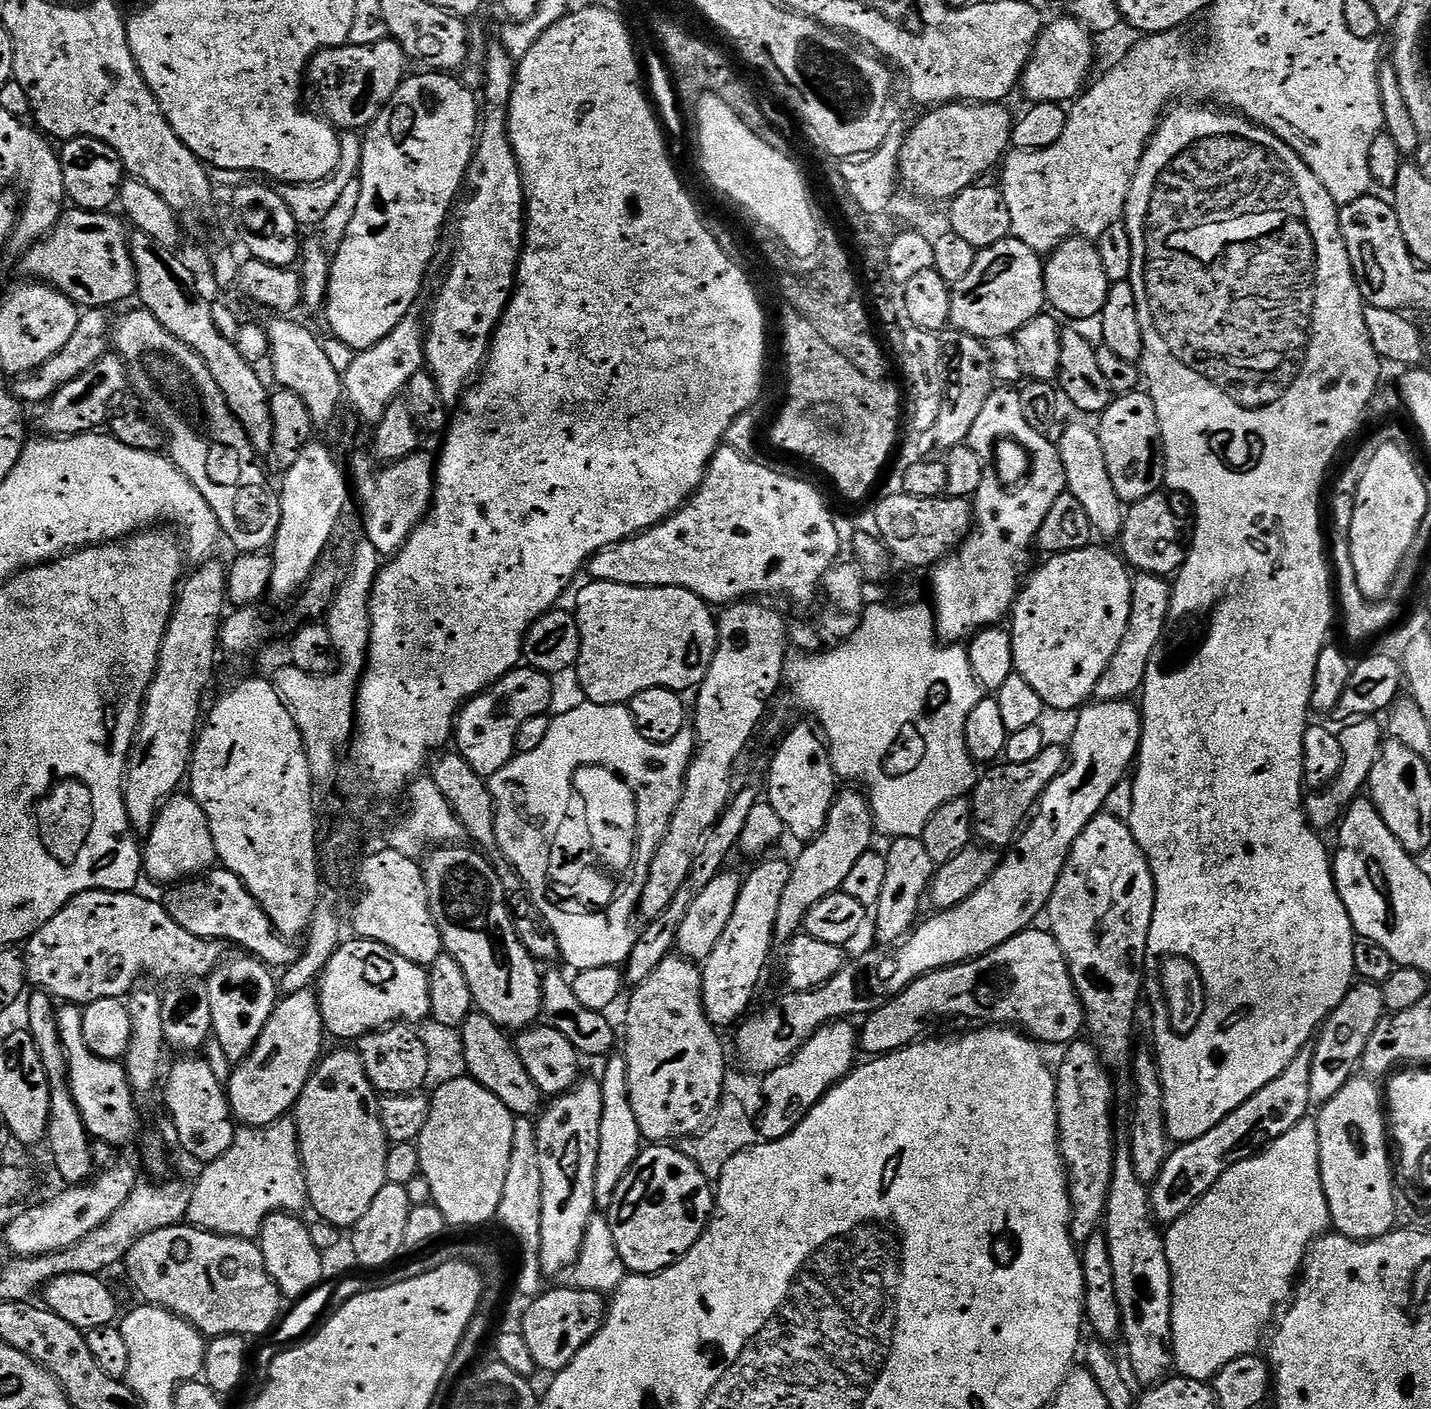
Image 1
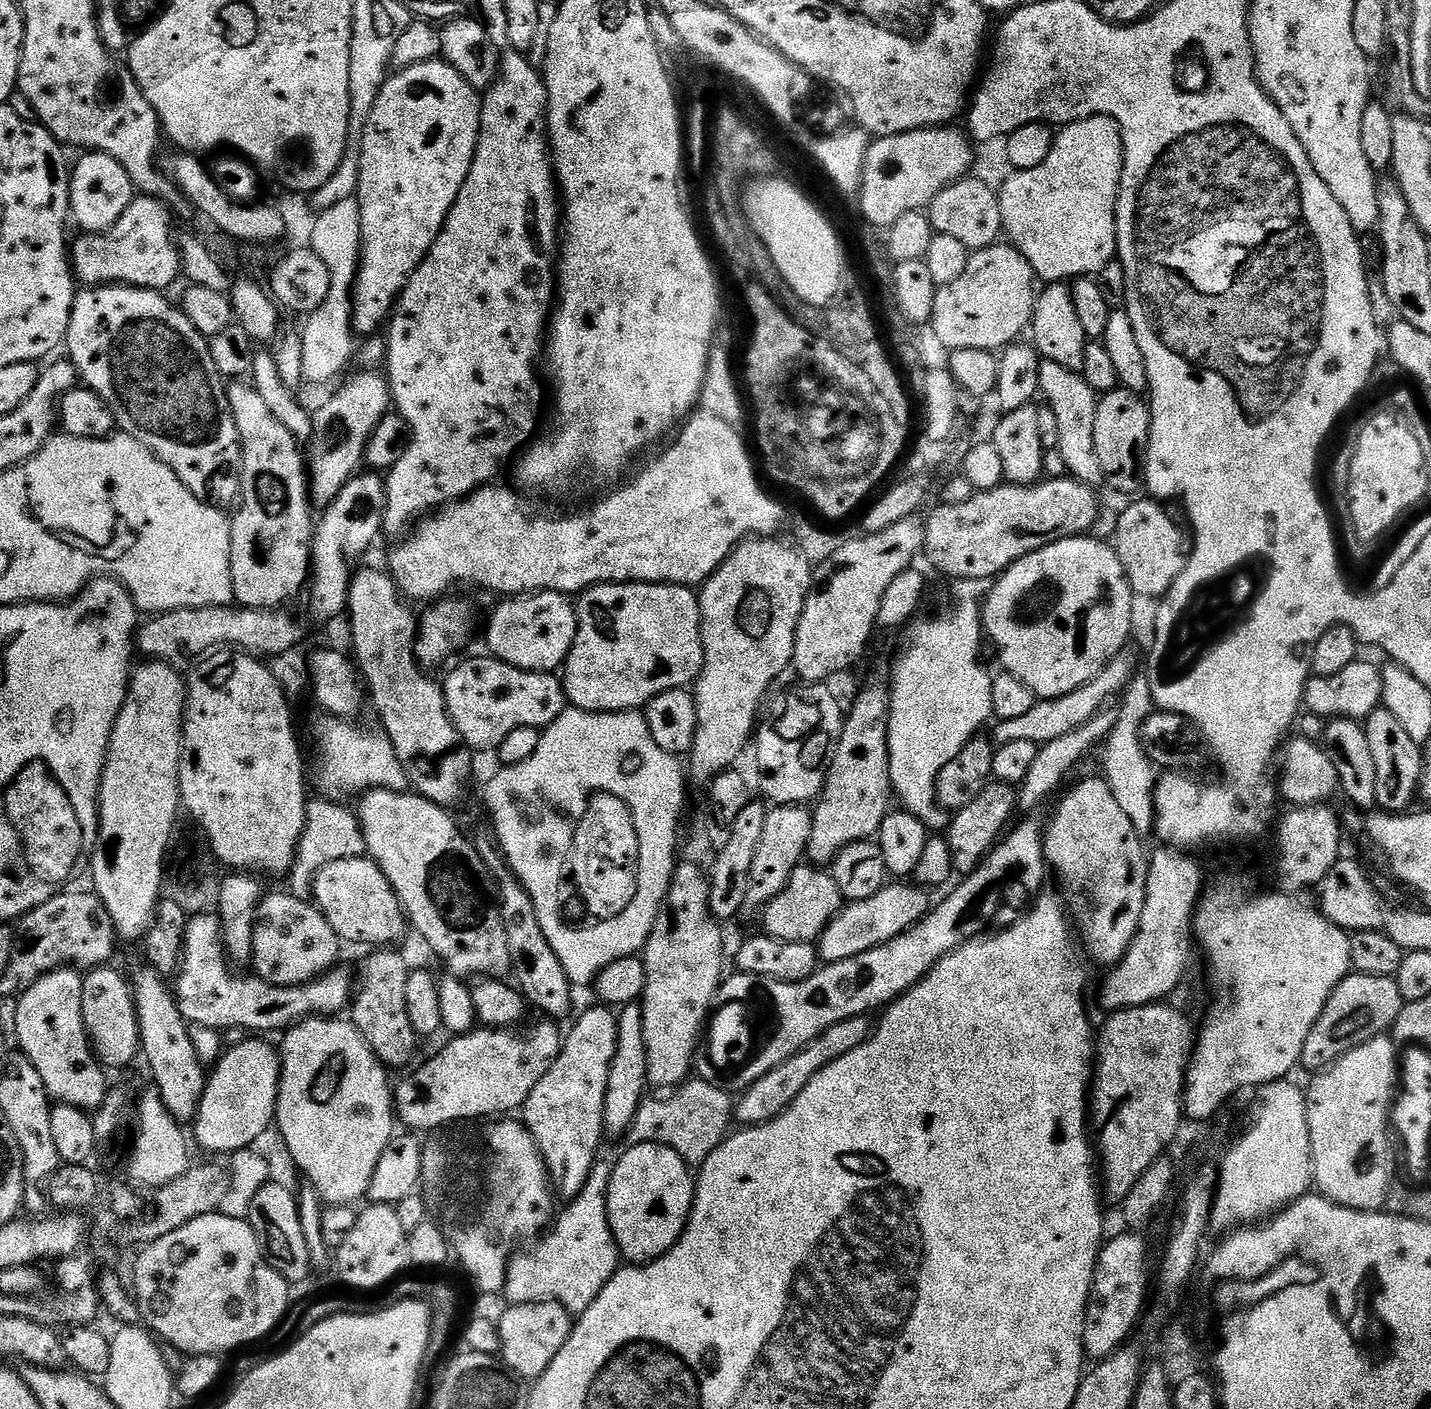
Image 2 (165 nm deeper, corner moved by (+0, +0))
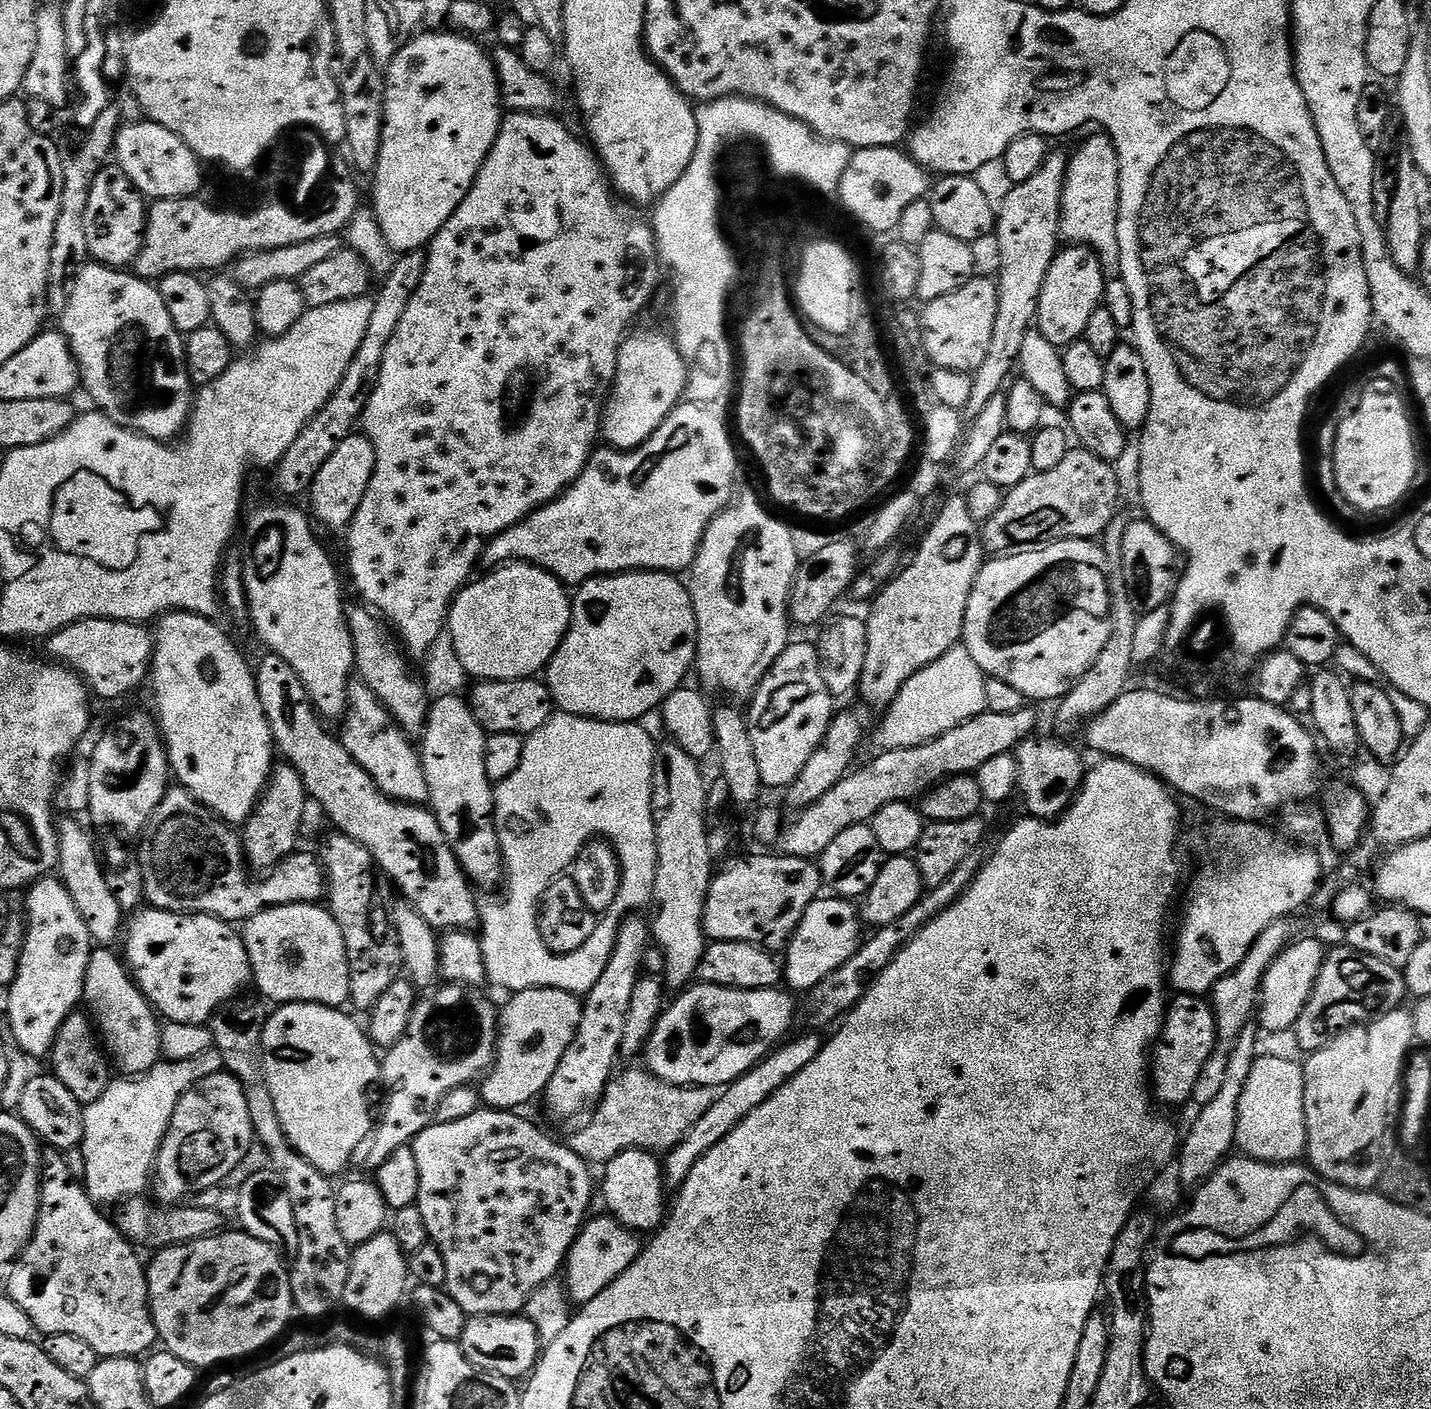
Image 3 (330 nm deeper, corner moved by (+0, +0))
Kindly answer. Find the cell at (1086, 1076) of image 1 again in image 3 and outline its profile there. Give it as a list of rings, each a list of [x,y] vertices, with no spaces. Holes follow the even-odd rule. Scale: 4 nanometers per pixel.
[[[1183,994],[1175,997],[1177,1000],[1167,1005],[1166,1023],[1162,1035],[1155,1045],[1150,1056],[1150,1088],[1155,1099],[1161,1105],[1184,1104],[1192,1100],[1192,1091],[1195,1083],[1205,1075],[1204,1067],[1212,1060],[1212,1051],[1216,1049],[1216,1019],[1212,1013],[1212,1005],[1203,996],[1186,996]]]

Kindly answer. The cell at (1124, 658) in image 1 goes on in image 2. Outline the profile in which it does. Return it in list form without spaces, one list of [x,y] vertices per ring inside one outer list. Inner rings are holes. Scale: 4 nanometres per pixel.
[[[1128,654],[1115,656],[1103,670],[1096,675],[1093,680],[1086,682],[1078,690],[1074,690],[1065,696],[1059,696],[1053,700],[1037,699],[1036,705],[1022,718],[1010,718],[1001,720],[995,726],[996,729],[990,733],[991,739],[997,745],[1006,742],[1034,742],[1035,744],[1049,744],[1054,742],[1054,738],[1062,738],[1062,734],[1070,734],[1070,730],[1078,730],[1082,722],[1088,722],[1096,712],[1109,703],[1108,700],[1119,697],[1124,691],[1124,687],[1131,682],[1134,673],[1137,671],[1136,664],[1128,657]]]

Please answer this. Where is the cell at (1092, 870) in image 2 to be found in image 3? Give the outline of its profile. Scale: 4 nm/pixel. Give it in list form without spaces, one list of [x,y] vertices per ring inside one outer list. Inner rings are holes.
[[[1033,734],[1017,745],[1014,753],[1018,766],[1018,792],[1024,795],[1024,804],[1028,807],[1027,815],[1037,820],[1056,820],[1080,793],[1086,775],[1086,763],[1071,748],[1071,743],[1060,738],[1047,740],[1044,736]]]

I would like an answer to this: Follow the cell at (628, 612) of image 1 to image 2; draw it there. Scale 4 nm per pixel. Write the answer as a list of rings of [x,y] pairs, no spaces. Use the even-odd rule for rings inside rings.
[[[598,584],[579,597],[576,609],[576,637],[568,659],[562,665],[562,683],[567,703],[587,712],[635,712],[658,694],[695,685],[704,669],[704,647],[700,633],[700,601],[691,587],[683,584]]]

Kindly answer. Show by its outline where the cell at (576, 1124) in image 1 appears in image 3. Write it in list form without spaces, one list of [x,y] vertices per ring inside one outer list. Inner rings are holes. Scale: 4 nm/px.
[[[633,914],[624,921],[620,937],[616,939],[614,954],[610,962],[606,962],[606,970],[602,970],[602,978],[598,978],[595,986],[583,997],[584,1009],[578,1034],[574,1034],[570,1050],[562,1054],[562,1062],[558,1062],[554,1078],[550,1078],[548,1087],[544,1089],[543,1103],[548,1103],[549,1110],[560,1120],[568,1120],[579,1112],[587,1113],[604,1095],[609,1080],[617,1071],[616,1056],[621,1055],[626,1010],[630,1010],[630,997],[634,995],[634,986],[642,975],[642,954],[650,944],[650,924],[642,917]]]

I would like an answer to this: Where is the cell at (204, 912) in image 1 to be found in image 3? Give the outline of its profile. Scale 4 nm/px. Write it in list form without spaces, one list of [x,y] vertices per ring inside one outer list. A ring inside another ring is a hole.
[[[291,904],[277,908],[265,908],[243,925],[244,948],[252,967],[254,988],[265,1001],[273,1005],[324,1004],[328,1008],[340,1008],[350,1000],[350,962],[342,930],[327,907],[320,904]]]

